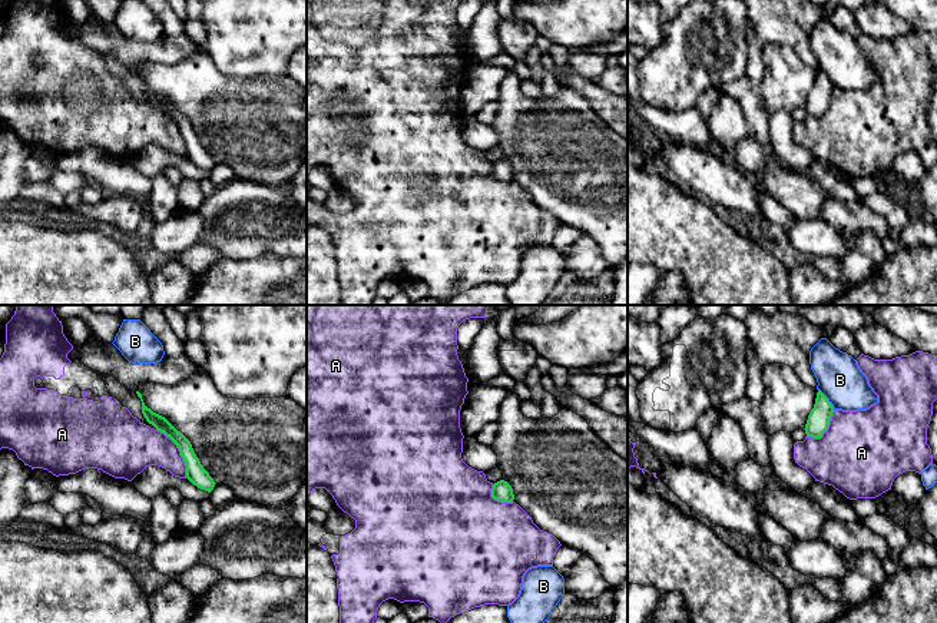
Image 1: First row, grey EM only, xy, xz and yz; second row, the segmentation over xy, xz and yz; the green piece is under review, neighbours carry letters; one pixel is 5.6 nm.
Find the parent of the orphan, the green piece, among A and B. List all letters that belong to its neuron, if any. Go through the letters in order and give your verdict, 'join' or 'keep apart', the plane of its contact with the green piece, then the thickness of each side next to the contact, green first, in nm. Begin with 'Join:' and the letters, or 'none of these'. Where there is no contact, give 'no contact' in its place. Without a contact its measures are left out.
Join: A
A: join; contact in xy; calibres 110 and 280 nm
B: keep apart; contact in yz; calibres 130 and 240 nm

